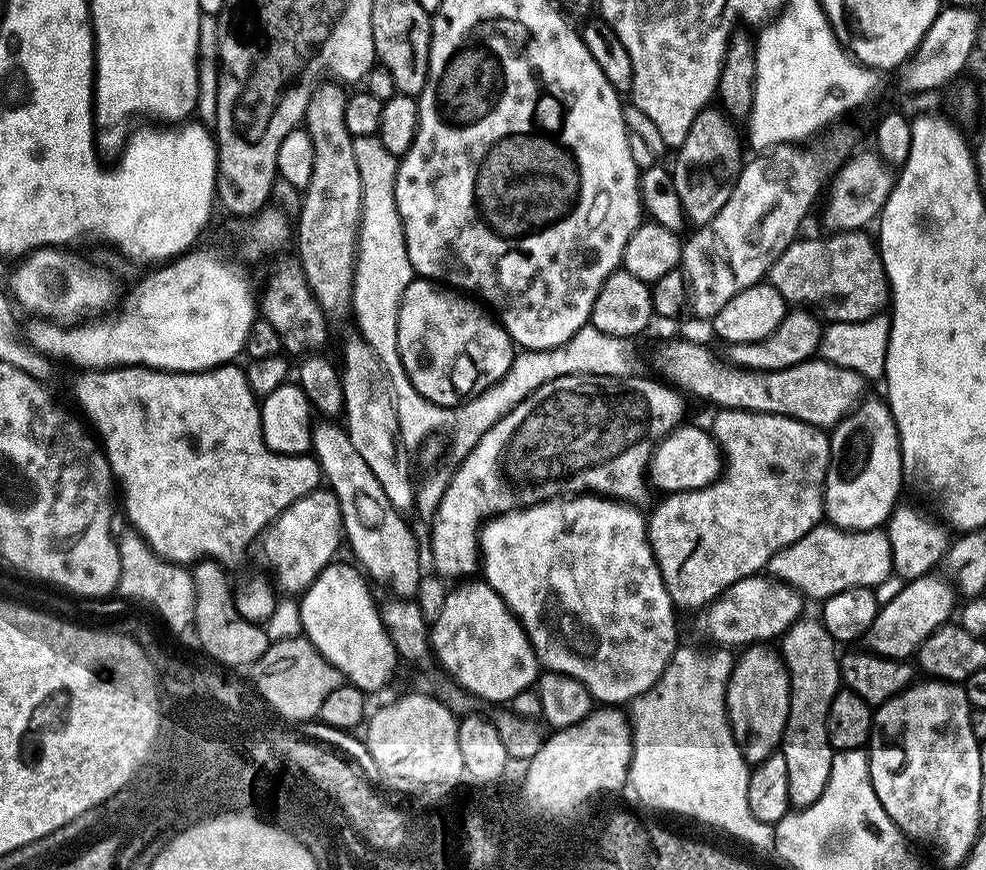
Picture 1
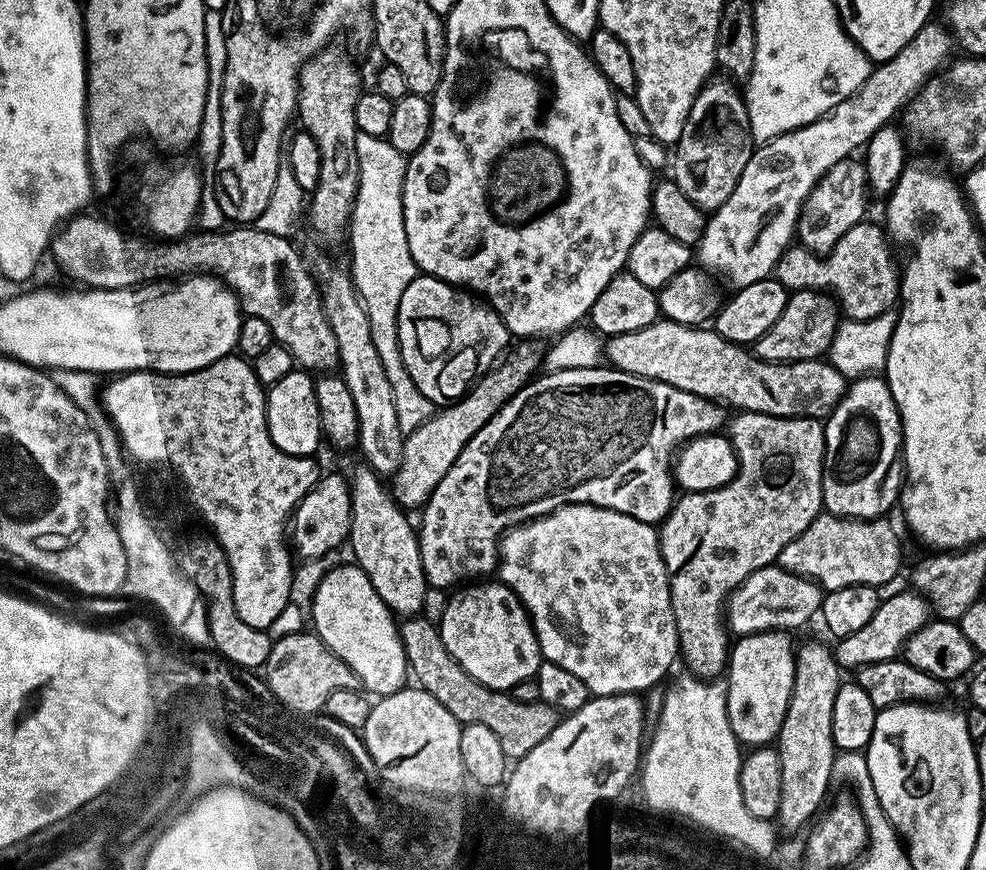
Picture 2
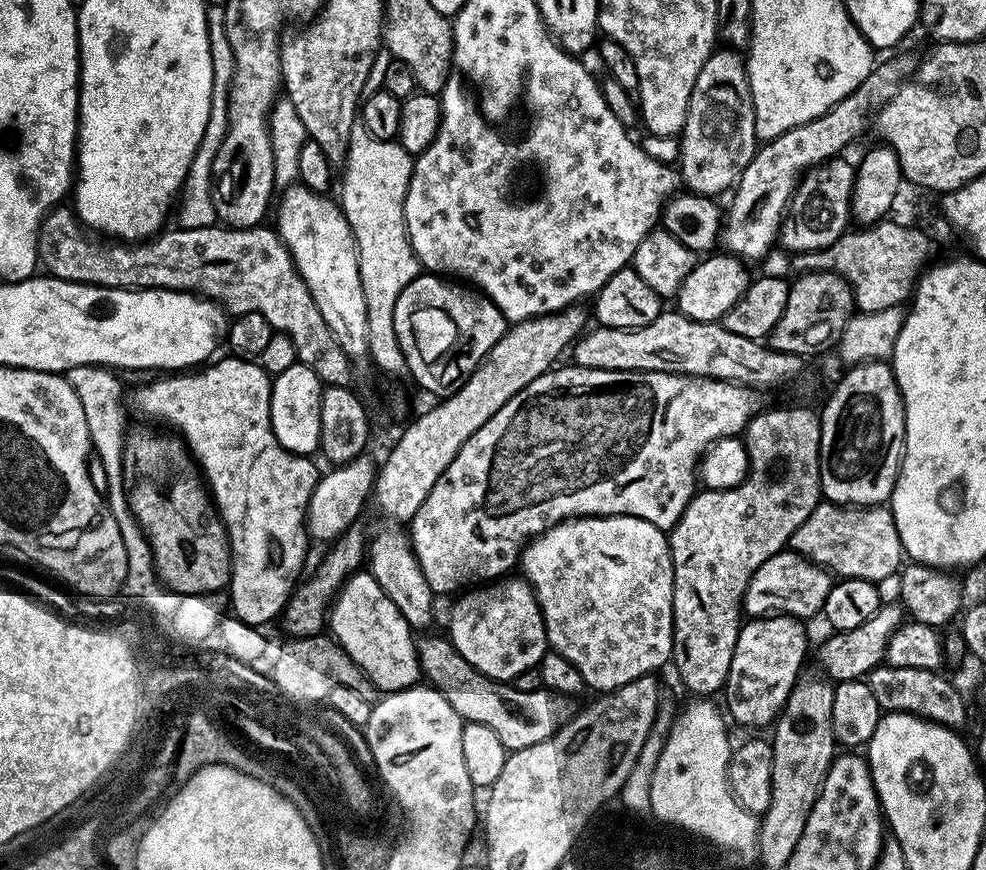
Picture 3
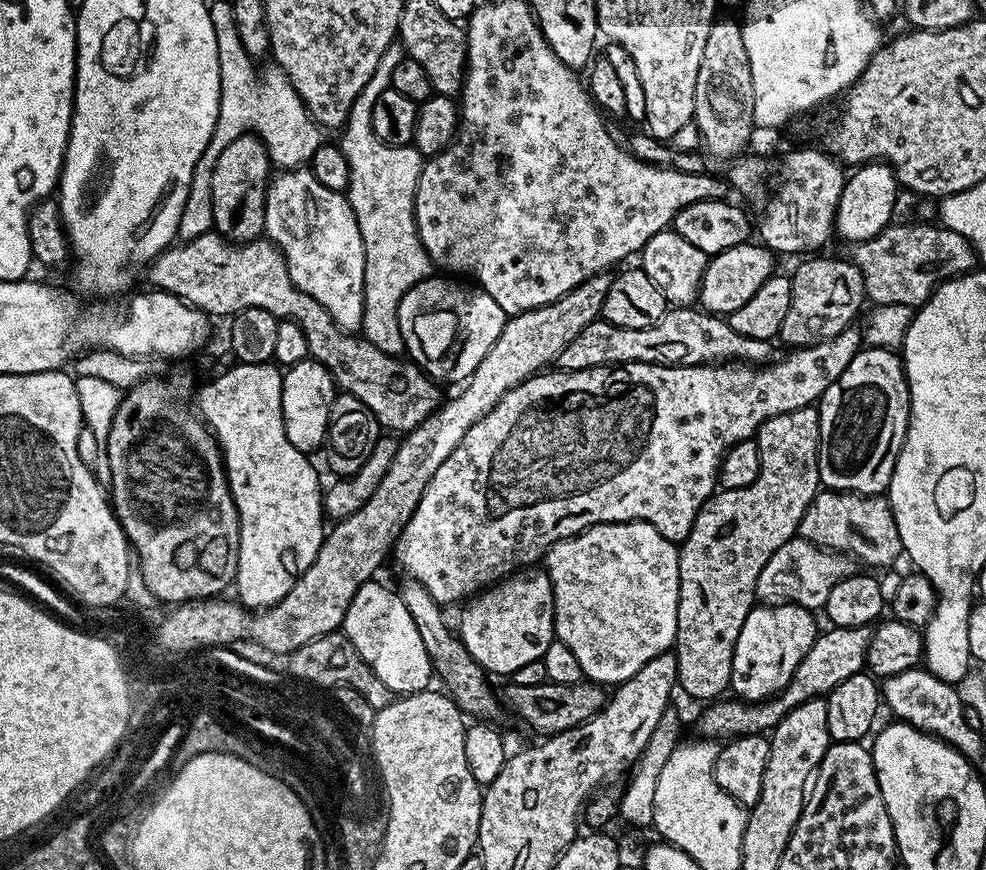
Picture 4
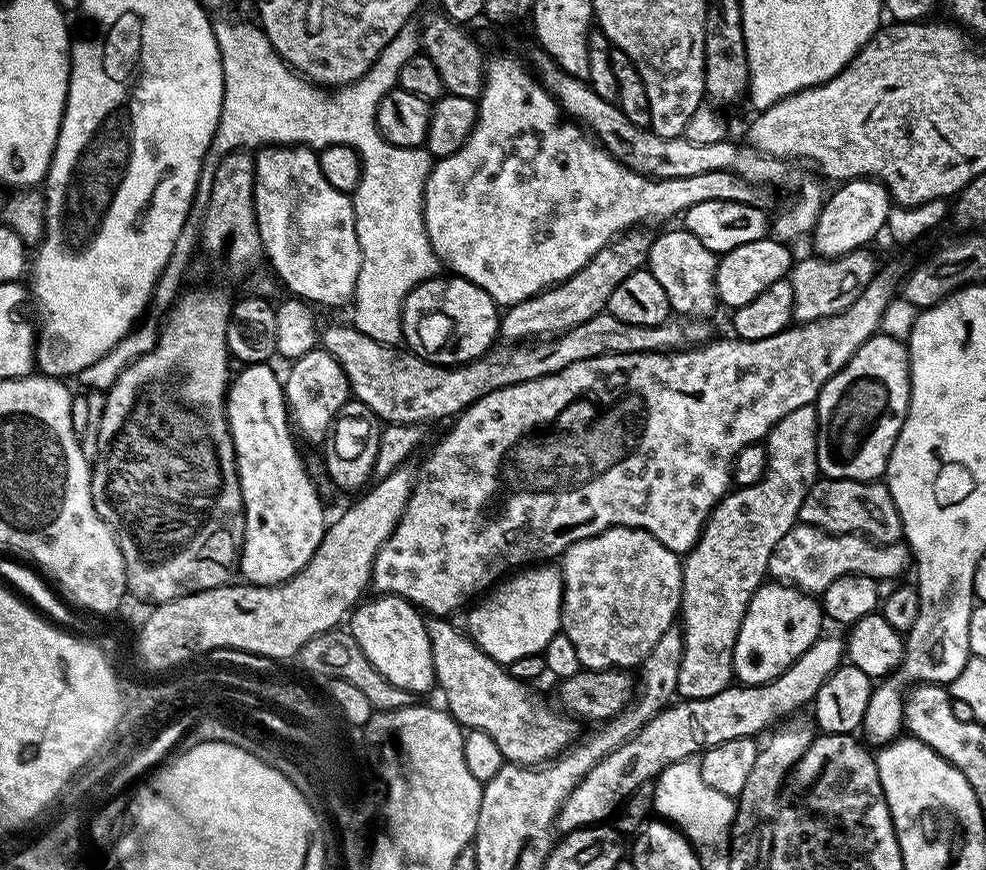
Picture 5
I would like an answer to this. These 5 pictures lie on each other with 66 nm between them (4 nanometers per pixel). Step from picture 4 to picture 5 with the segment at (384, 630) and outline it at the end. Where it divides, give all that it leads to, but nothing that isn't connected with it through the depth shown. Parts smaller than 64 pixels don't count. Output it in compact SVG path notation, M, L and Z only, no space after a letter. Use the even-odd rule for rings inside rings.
M380 594L375 598L377 600L365 599L351 613L350 631L358 646L362 646L366 658L370 658L372 665L394 686L402 686L402 690L410 690L417 694L428 692L431 688L433 691L436 675L425 617L416 605L400 596Z

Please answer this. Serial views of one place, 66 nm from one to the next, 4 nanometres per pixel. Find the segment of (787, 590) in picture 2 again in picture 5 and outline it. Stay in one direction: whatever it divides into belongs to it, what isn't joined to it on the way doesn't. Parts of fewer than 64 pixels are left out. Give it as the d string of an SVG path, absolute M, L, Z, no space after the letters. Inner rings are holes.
M797 522L774 546L774 554L770 554L768 563L768 576L773 581L790 584L794 588L800 588L809 594L822 594L830 582L838 582L846 574L862 574L874 578L877 582L882 582L886 578L903 577L903 572L910 568L910 549L907 543L897 542L894 544L877 544L875 540L869 540L866 536L857 536L854 532L824 532L821 528L815 528L809 524Z

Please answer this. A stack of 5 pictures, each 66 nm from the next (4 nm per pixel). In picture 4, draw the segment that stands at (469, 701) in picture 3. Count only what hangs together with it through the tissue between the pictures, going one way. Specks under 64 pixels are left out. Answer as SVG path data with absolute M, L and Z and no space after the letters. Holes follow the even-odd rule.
M585 678L578 684L554 684L545 682L538 686L507 685L502 700L508 708L524 724L529 724L541 737L555 736L557 732L565 732L578 726L583 720L589 720L594 714L604 709L606 692L601 685Z

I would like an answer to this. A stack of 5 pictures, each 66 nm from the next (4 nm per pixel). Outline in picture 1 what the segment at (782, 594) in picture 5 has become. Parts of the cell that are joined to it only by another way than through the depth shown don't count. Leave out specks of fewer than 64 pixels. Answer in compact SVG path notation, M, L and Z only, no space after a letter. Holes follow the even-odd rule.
M763 643L745 647L741 656L735 657L732 673L728 679L728 689L724 695L724 705L728 707L728 725L732 727L734 742L742 754L742 758L749 766L761 764L770 754L774 754L781 747L786 730L786 718L790 710L790 682L788 671L780 658L779 651L770 649Z

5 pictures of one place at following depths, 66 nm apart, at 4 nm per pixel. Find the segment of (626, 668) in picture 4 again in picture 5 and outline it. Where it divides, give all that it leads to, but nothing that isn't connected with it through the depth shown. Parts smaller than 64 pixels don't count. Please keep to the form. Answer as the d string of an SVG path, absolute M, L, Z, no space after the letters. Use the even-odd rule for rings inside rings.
M608 528L602 534L586 538L582 542L574 542L574 546L570 546L564 551L558 567L564 576L564 611L562 613L564 621L562 632L563 635L570 638L570 642L574 642L574 650L578 650L581 668L593 668L594 670L622 668L632 670L643 665L645 658L650 654L650 650L654 650L654 642L658 642L658 638L662 638L662 634L666 634L666 630L673 627L675 620L672 619L675 616L677 619L678 613L681 611L680 598L684 586L681 557L666 546L662 546L662 542L658 542L651 534L643 532L641 528Z

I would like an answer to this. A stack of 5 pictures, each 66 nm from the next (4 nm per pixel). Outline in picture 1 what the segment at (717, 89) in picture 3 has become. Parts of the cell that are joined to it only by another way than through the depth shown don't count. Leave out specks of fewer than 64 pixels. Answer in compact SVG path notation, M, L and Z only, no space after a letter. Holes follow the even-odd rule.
M716 106L706 107L699 112L686 134L685 142L676 150L676 160L670 170L672 185L682 202L685 219L694 226L708 224L717 216L730 198L740 176L744 165L744 144L741 133L739 136L735 127L737 125L731 117L725 115L723 109Z

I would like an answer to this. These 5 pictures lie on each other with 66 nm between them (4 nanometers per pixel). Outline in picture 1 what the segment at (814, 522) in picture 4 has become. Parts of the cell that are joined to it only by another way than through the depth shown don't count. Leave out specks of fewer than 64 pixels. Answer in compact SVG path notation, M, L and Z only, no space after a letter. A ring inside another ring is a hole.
M821 522L802 538L798 538L798 542L778 550L774 558L770 558L766 572L773 580L781 580L782 583L799 590L801 596L813 596L816 602L823 602L828 596L838 594L847 588L875 589L877 584L886 582L886 578L893 575L890 538L883 527L851 532L845 528L838 528L835 524Z

